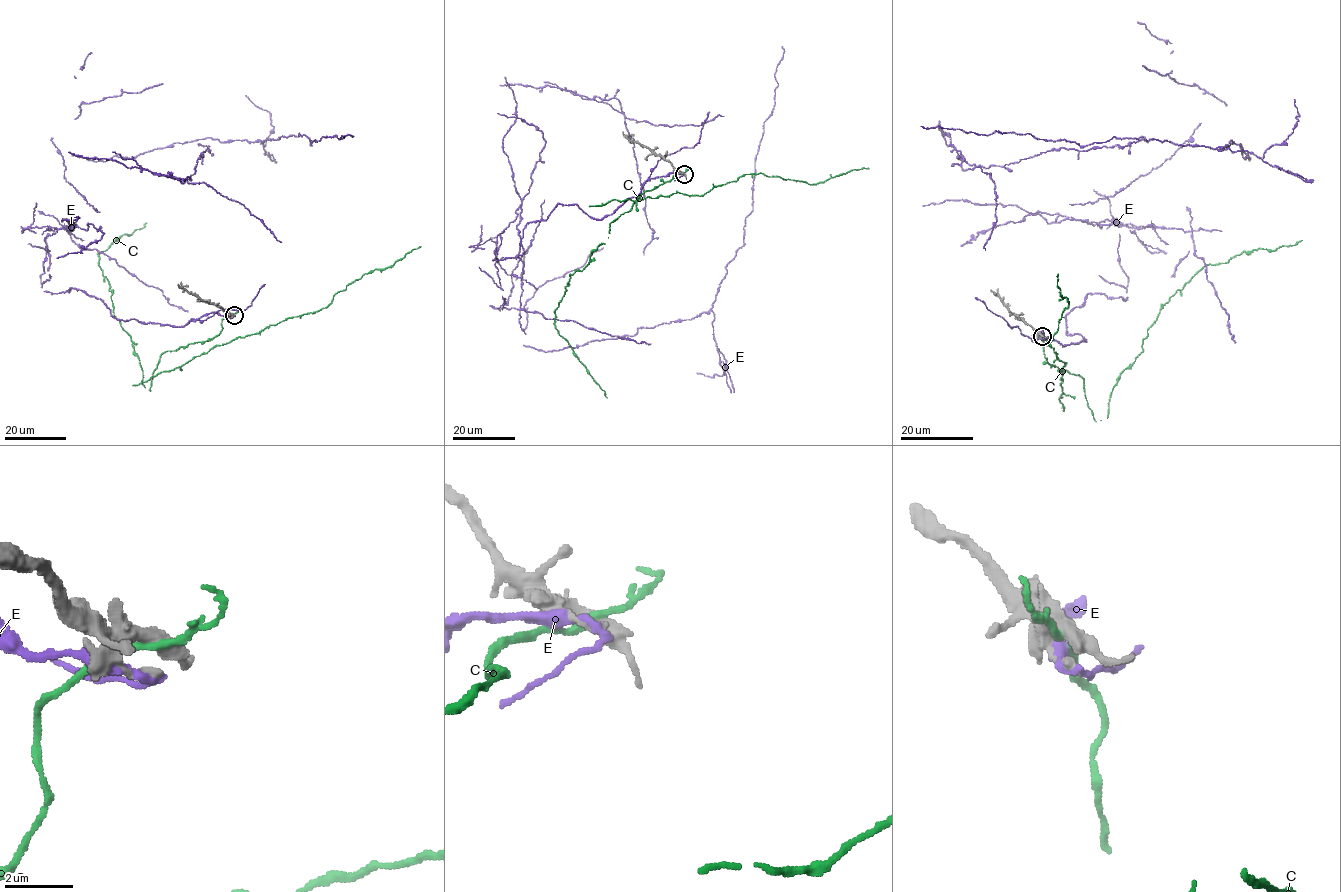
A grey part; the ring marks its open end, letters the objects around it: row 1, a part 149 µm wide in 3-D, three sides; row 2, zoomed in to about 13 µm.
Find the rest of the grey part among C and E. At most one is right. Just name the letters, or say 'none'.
none

